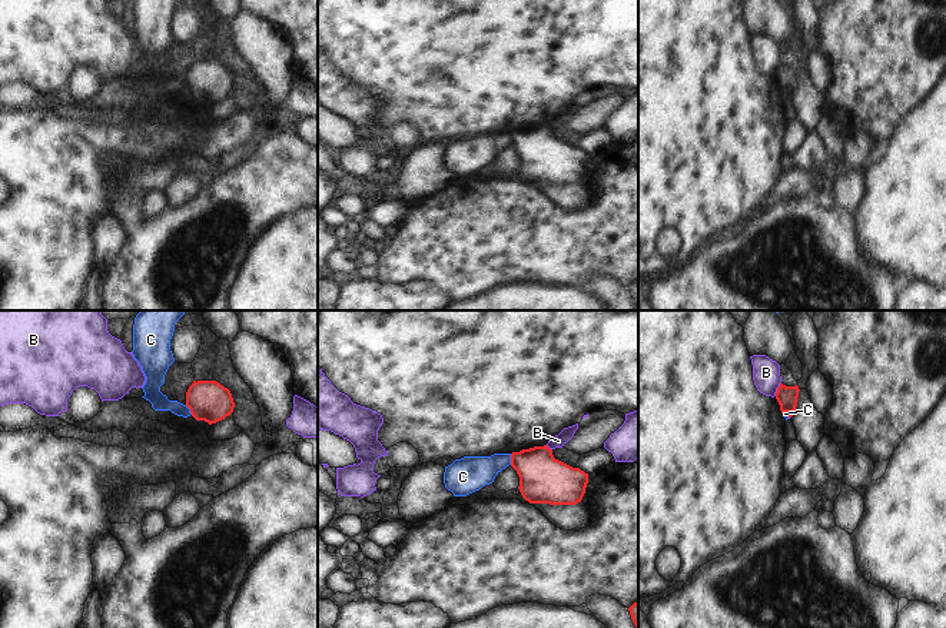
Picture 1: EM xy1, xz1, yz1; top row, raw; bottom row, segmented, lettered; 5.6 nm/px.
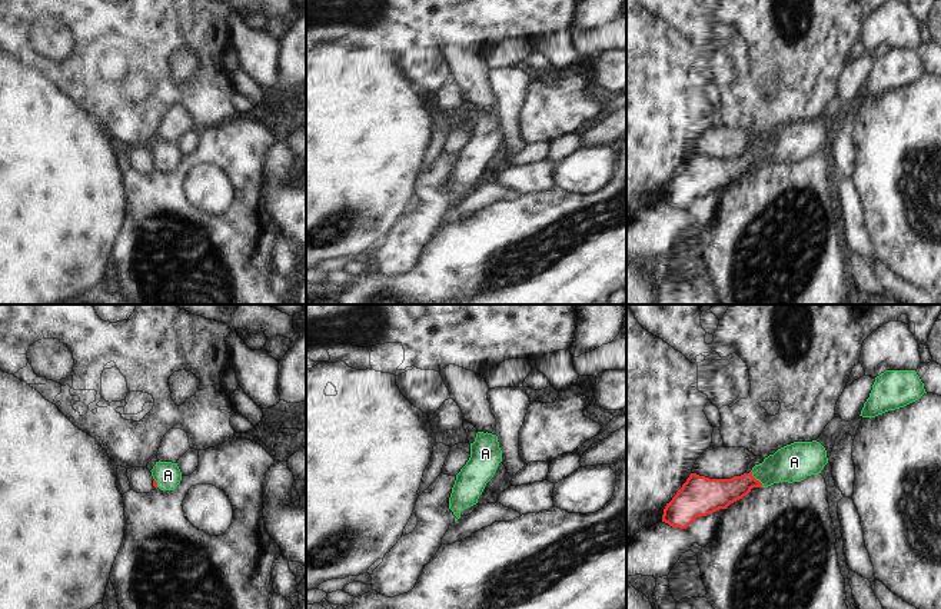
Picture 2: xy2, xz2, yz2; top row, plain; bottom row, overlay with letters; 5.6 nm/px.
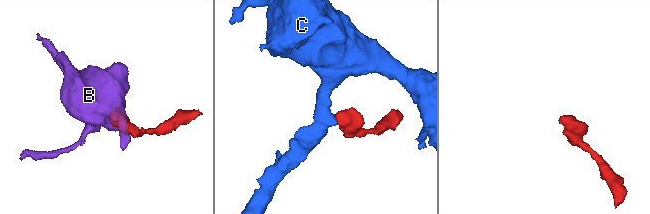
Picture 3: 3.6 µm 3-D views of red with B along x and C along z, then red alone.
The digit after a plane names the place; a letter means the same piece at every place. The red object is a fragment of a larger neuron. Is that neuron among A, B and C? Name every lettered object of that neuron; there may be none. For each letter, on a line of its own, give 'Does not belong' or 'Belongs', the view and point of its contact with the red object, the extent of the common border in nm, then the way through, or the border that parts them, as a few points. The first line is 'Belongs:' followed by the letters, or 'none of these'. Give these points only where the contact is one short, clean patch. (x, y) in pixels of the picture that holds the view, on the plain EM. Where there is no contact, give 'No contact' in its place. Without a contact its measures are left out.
Belongs: A
A: Belongs. Touches red at yz2 (755, 159). Shared border 120 nm. Path across: yz2 (714, 173), (731, 170), (755, 159), (775, 147), (794, 142)
B: Does not belong. Touches red at yz1 (777, 69). Shared border 90 nm. Boundary: yz1 (780, 62), (774, 75)
C: Does not belong. Touches red at xz1 (511, 139). Shared border 60 nm. Boundary: xz1 (510, 133), (511, 143)

